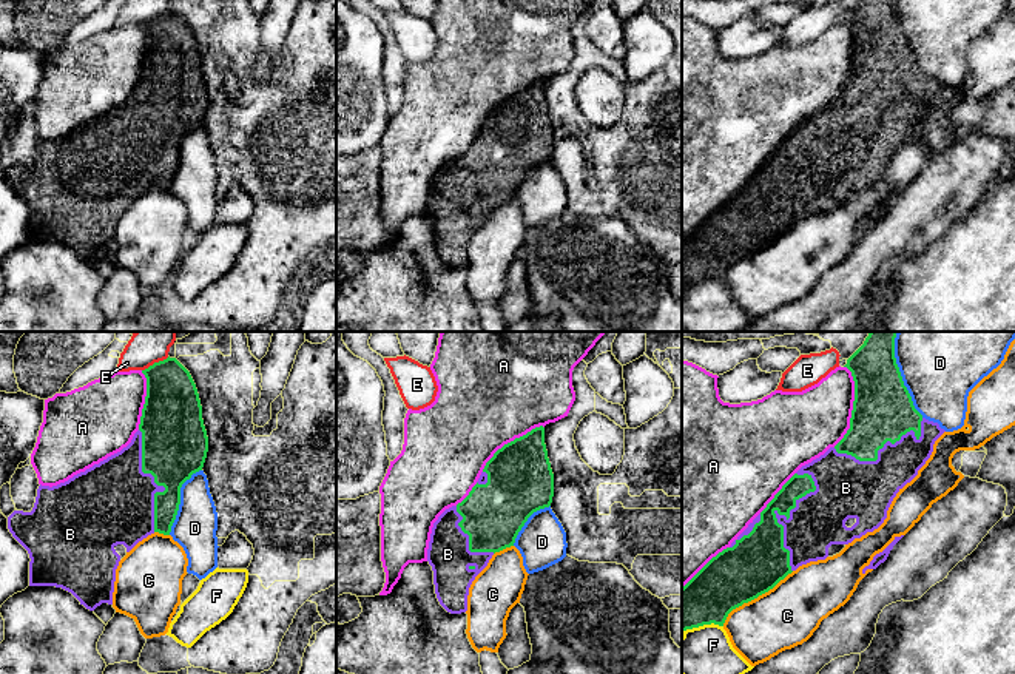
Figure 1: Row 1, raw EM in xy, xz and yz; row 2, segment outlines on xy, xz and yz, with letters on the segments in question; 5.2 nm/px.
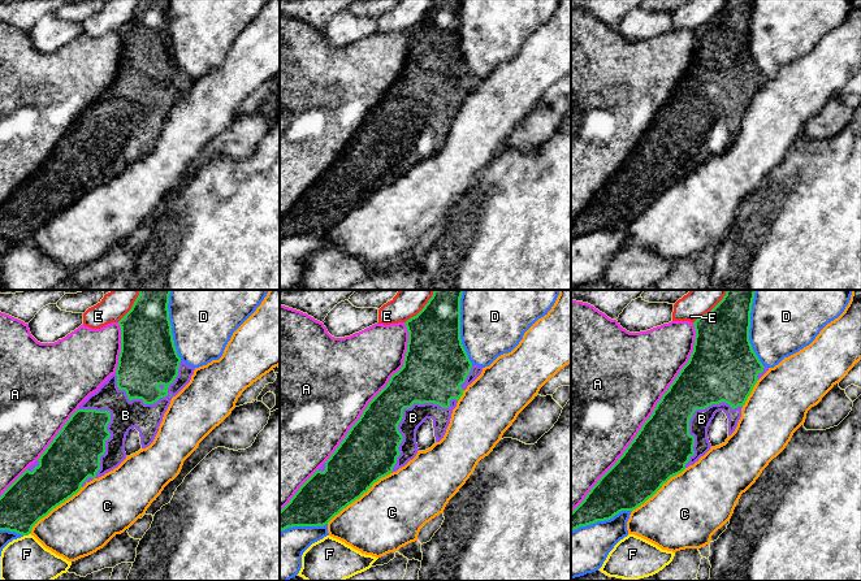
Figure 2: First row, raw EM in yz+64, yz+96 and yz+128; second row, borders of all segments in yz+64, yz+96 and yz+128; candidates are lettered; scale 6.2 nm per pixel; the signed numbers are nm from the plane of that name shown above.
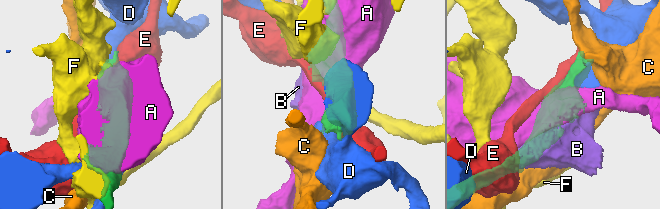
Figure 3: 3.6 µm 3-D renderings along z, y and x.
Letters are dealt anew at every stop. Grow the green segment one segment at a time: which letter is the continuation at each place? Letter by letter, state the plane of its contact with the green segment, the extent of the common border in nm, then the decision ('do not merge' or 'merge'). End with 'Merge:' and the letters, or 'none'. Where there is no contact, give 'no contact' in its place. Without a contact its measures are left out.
A: contact in yz; length 420 nm; do not merge
B: contact in yz; length 550 nm; merge
C: contact in yz; length 480 nm; do not merge
D: contact in yz; length 400 nm; do not merge
E: contact in xy; length 160 nm; do not merge
F: contact in yz; length 220 nm; do not merge
Merge: B

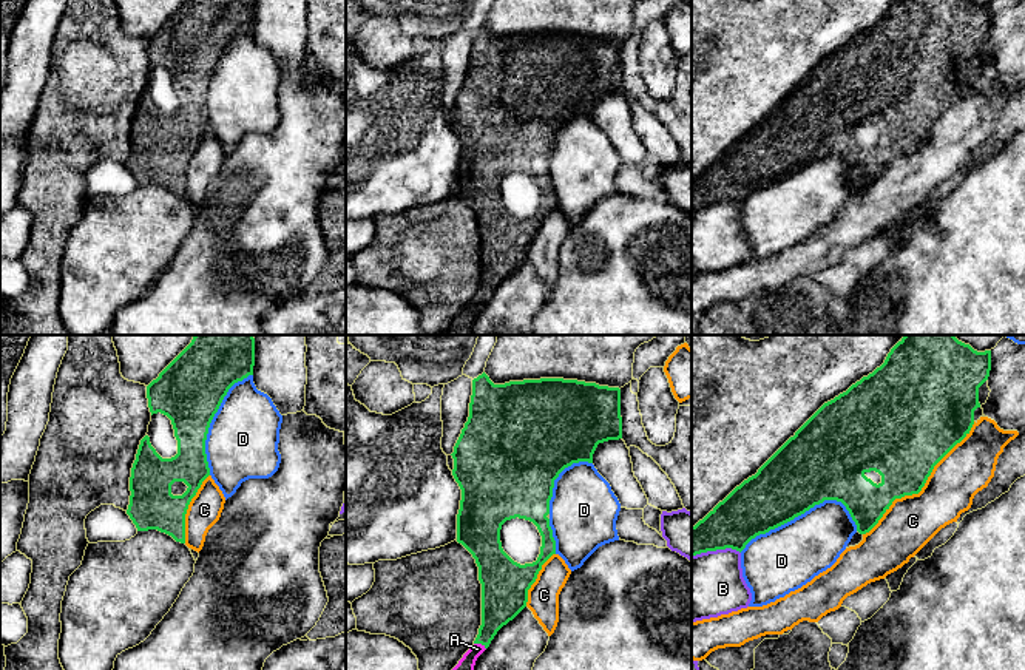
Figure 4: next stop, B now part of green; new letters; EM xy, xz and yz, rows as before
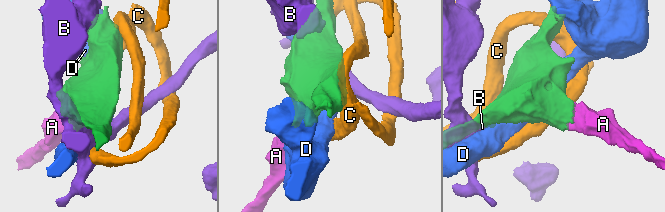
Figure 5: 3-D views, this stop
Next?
A: contact in xz; length 70 nm; merge
B: contact in yz; length 260 nm; do not merge
C: contact in yz; length 850 nm; do not merge
D: contact in yz; length 650 nm; do not merge
Merge: A

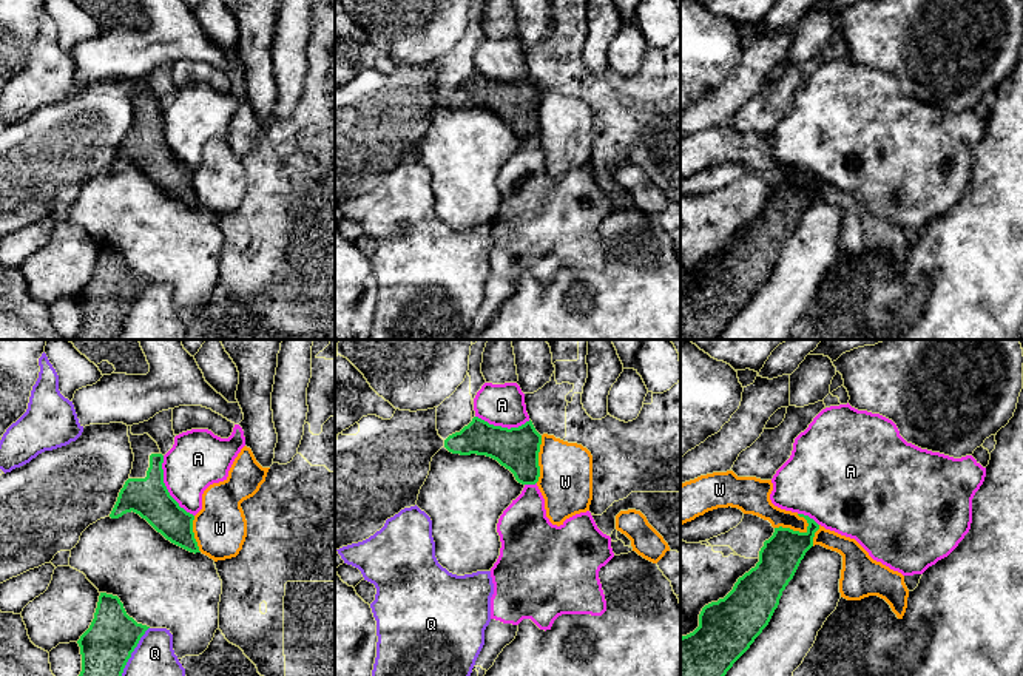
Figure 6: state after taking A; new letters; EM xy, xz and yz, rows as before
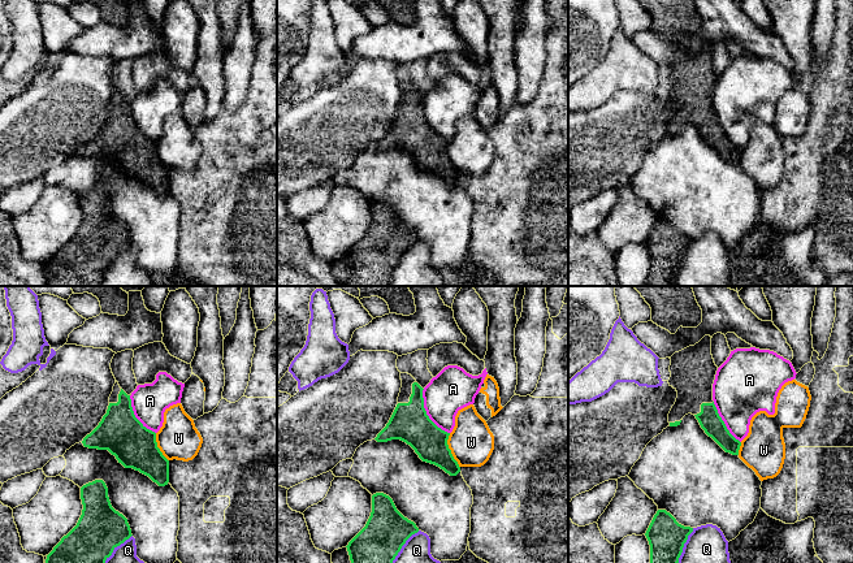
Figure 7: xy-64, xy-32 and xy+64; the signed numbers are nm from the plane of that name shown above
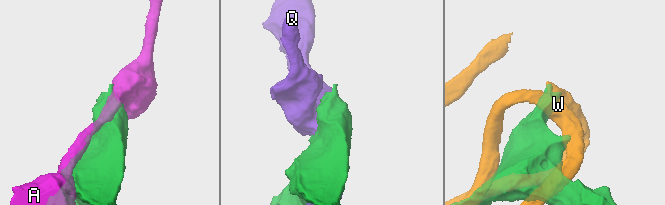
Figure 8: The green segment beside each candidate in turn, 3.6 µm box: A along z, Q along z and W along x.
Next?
A: contact in xy; length 360 nm; do not merge
Q: contact in xy; length 340 nm; do not merge
W: contact in yz; length 190 nm; do not merge
Merge: none

